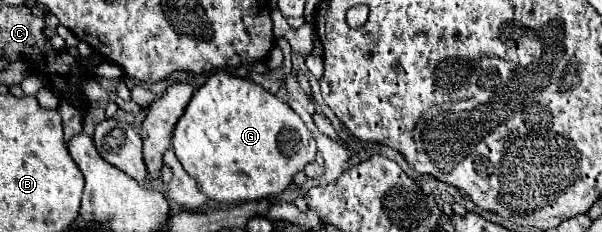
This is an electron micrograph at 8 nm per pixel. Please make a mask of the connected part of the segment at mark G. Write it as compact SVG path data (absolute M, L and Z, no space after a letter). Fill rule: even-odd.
M227 72L211 74L209 80L195 90L185 114L179 118L173 130L173 148L185 172L195 178L199 190L217 202L253 202L279 196L293 182L293 176L303 172L307 162L315 162L317 154L315 138L311 136L309 140L309 128L287 102L253 80L245 80Z

